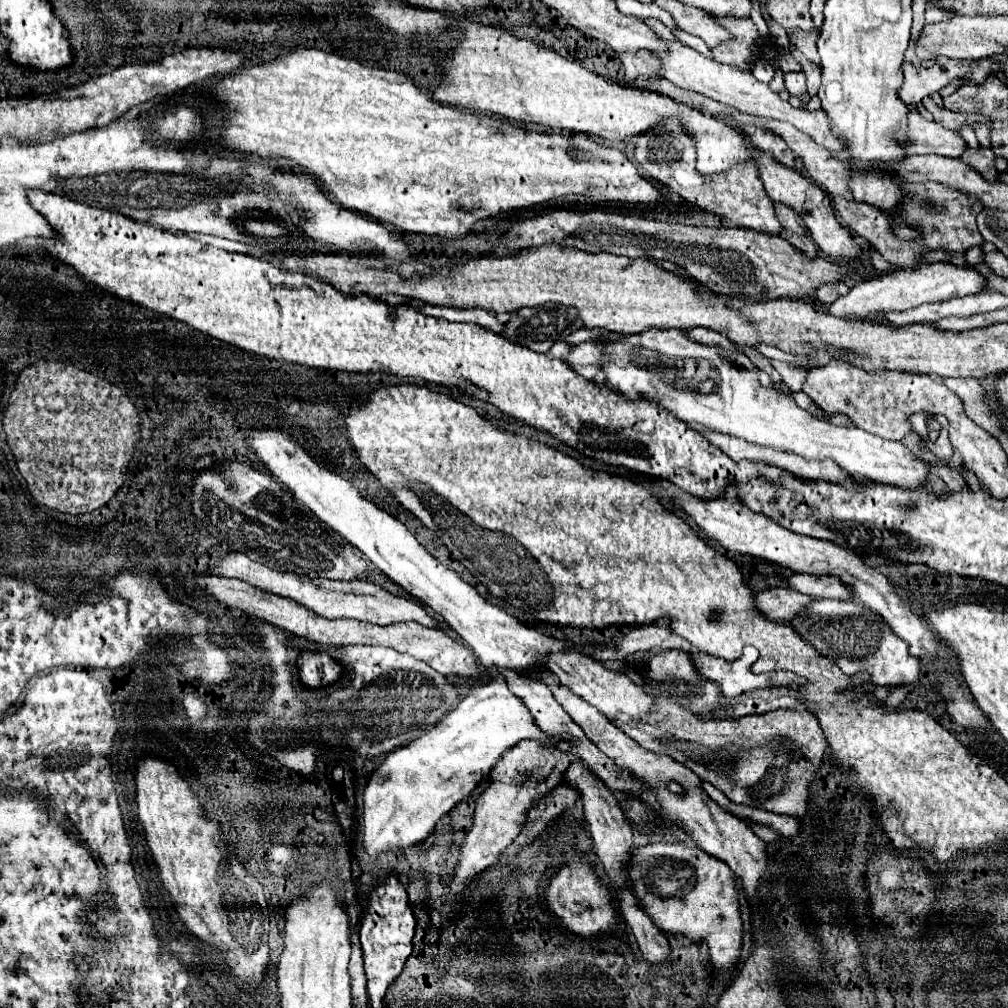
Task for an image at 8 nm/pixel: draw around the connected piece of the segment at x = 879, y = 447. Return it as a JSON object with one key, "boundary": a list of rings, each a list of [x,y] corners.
{"boundary":[[[647,328],[647,332],[623,334],[617,340],[599,336],[593,342],[603,346],[601,372],[605,374],[607,386],[611,390],[619,390],[629,400],[657,402],[663,408],[667,408],[671,414],[675,414],[679,420],[683,420],[691,426],[699,424],[703,428],[733,434],[733,436],[743,438],[753,444],[789,450],[807,460],[831,458],[855,478],[865,478],[865,480],[871,480],[877,484],[891,484],[891,486],[899,486],[899,488],[929,488],[931,486],[929,476],[927,476],[927,464],[931,464],[931,462],[919,458],[913,450],[909,450],[901,442],[883,440],[861,428],[841,428],[831,422],[819,420],[817,416],[811,416],[809,412],[801,410],[791,396],[785,396],[777,390],[769,390],[765,386],[761,386],[755,372],[741,370],[735,364],[721,360],[713,348],[687,340],[681,330],[655,332],[655,328]]]}

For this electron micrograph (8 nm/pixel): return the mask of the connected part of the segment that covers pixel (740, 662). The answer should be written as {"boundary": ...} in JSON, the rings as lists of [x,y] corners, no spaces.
{"boundary":[[[752,646],[743,649],[742,655],[733,662],[719,660],[709,654],[693,654],[693,660],[703,672],[703,676],[715,680],[721,686],[723,696],[735,698],[747,690],[765,690],[765,688],[781,688],[789,684],[789,680],[773,680],[773,676],[751,674],[749,666],[759,657],[759,652]]]}

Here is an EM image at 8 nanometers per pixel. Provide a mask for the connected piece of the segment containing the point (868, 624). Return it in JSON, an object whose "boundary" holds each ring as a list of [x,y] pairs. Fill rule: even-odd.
{"boundary":[[[813,600],[803,616],[791,620],[793,628],[815,646],[823,656],[831,658],[847,676],[857,672],[869,672],[875,686],[901,686],[917,684],[919,662],[909,656],[907,642],[897,638],[891,628],[869,608],[857,602],[843,600]]]}

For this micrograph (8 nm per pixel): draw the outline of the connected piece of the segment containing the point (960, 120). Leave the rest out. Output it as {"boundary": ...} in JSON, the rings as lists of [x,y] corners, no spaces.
{"boundary":[[[929,96],[923,98],[921,104],[933,114],[935,122],[943,124],[943,128],[953,128],[955,132],[957,132],[963,124],[967,124],[967,126],[971,126],[971,128],[977,128],[977,122],[979,122],[979,120],[981,120],[983,124],[987,124],[987,126],[991,124],[987,118],[983,118],[983,116],[979,116],[979,114],[955,114],[955,112],[943,108],[943,106],[937,106]]]}

